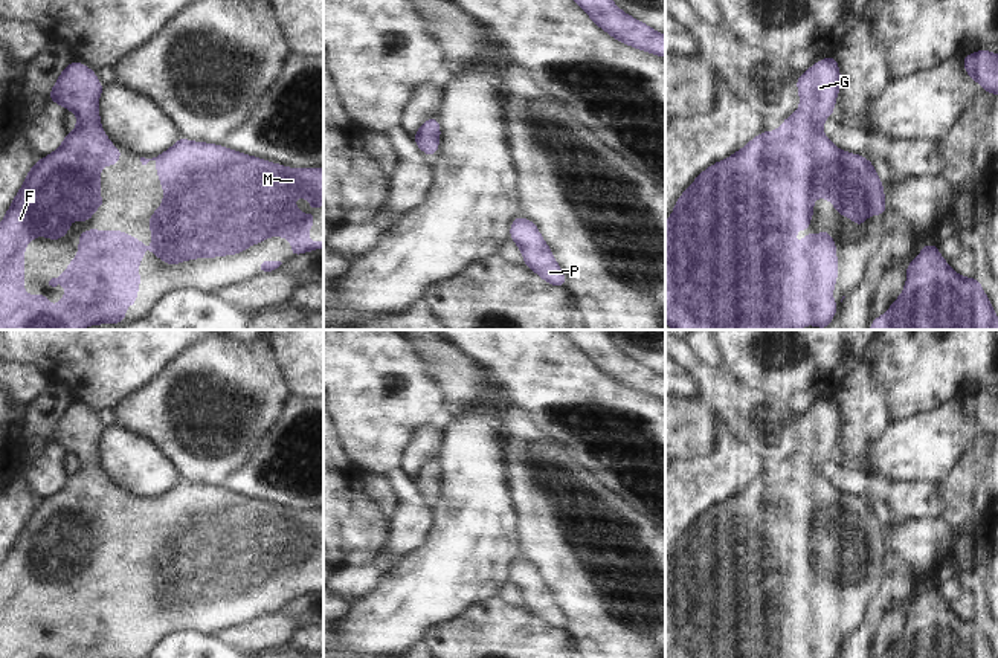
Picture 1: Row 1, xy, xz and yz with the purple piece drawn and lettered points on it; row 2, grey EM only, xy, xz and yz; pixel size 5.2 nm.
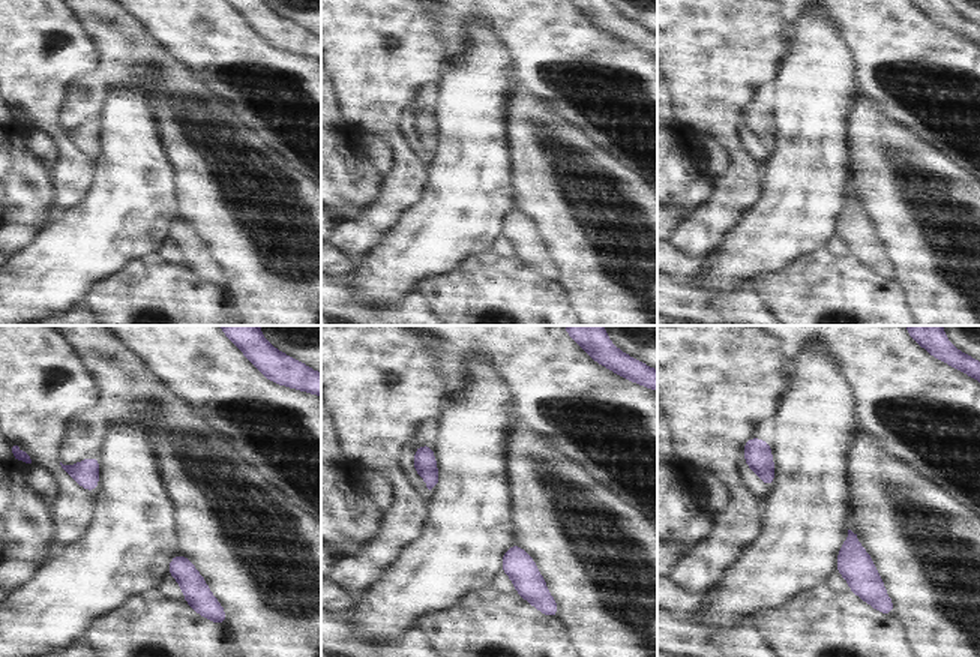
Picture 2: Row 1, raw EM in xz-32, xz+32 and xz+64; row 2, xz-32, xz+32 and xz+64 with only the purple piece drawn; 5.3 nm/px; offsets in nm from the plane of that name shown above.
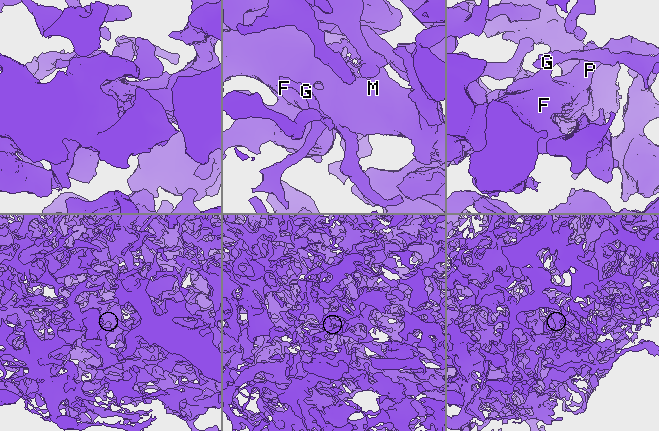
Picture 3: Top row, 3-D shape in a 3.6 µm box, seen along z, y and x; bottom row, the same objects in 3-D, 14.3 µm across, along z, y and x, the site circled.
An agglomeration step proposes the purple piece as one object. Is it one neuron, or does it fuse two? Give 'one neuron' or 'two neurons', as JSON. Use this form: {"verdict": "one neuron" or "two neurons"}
{"verdict": "one neuron"}

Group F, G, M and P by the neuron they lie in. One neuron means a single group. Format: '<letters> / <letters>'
F G M P

